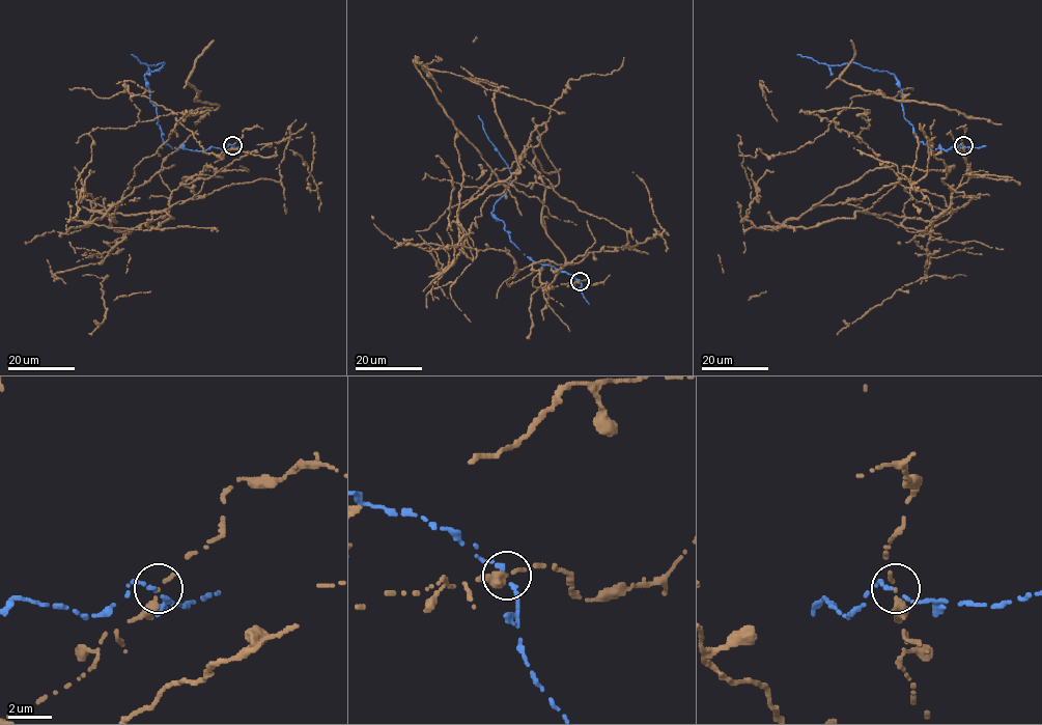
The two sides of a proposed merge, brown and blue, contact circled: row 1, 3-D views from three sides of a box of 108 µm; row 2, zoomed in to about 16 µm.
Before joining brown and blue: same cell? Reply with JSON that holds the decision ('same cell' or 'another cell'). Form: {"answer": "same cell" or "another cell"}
{"answer": "another cell"}

